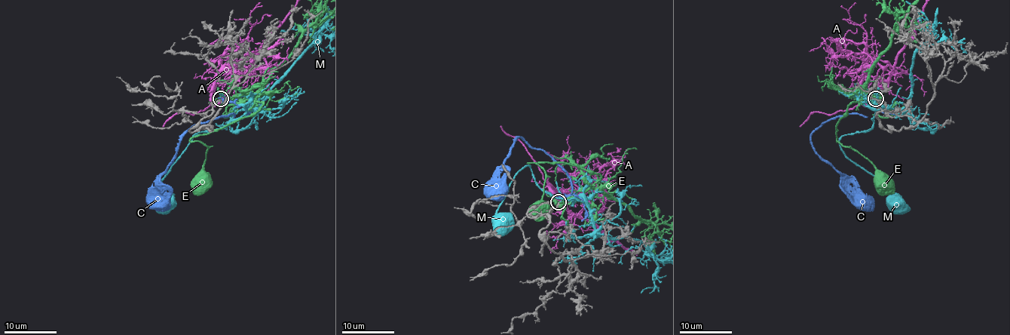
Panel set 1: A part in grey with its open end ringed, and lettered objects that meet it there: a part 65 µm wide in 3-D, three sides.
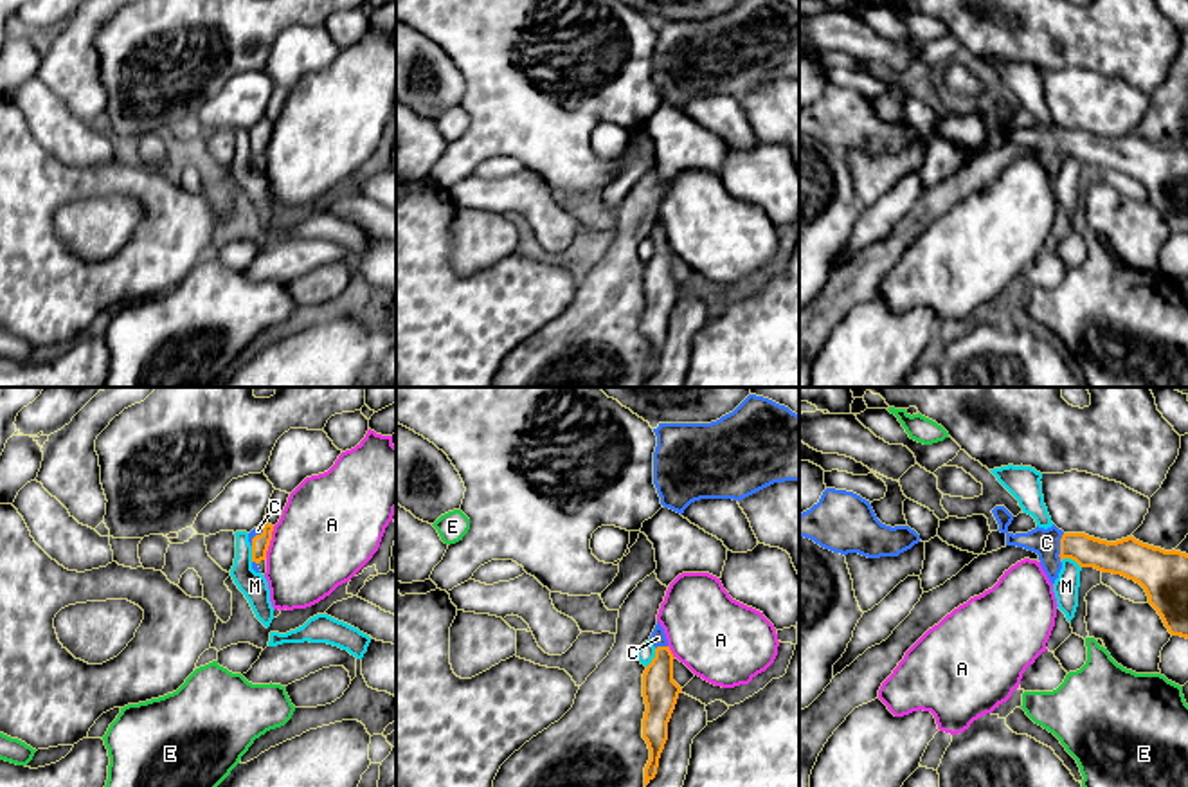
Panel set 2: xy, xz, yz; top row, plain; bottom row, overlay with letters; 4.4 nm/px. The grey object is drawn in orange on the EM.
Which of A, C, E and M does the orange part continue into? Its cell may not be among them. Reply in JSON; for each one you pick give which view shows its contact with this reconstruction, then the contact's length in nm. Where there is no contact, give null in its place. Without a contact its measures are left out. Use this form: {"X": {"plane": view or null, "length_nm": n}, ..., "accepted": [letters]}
{"C": {"plane": "yz", "length_nm": 140}, "accepted": ["C"]}

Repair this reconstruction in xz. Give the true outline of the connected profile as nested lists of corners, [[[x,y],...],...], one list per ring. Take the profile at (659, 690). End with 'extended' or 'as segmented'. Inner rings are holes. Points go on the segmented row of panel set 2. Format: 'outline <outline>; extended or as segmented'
outline [[[657,621],[650,643],[655,647],[655,657],[643,674],[643,697],[646,704],[643,719],[643,738],[650,749],[650,760],[644,767],[644,787],[655,778],[659,758],[668,740],[668,722],[675,710],[680,686],[673,681],[673,654],[668,647],[664,629]]]; extended

